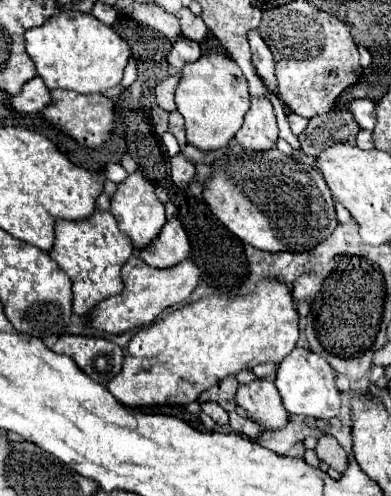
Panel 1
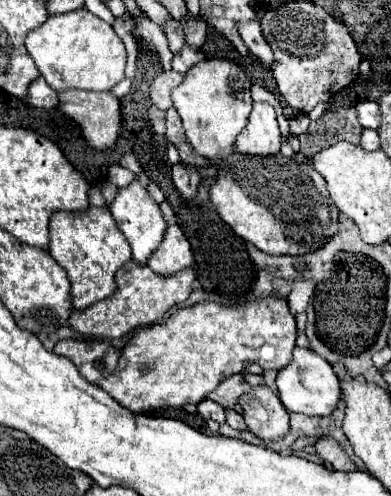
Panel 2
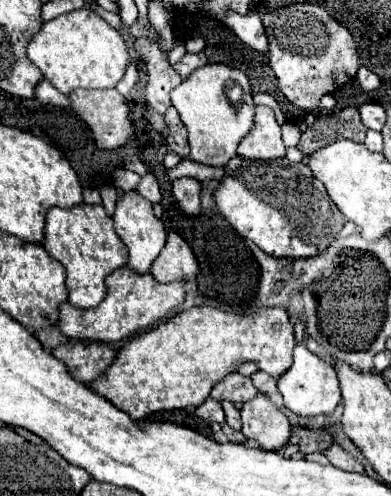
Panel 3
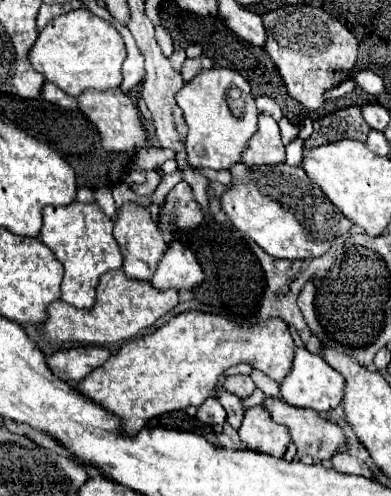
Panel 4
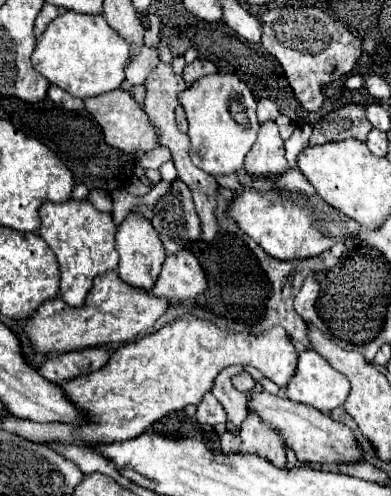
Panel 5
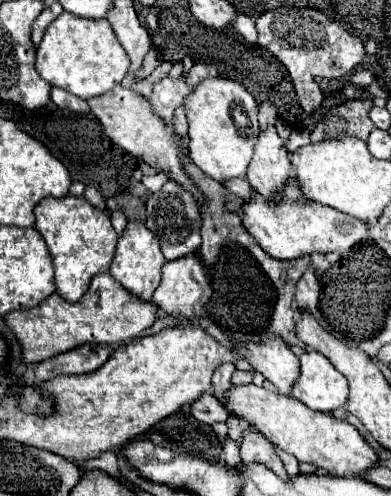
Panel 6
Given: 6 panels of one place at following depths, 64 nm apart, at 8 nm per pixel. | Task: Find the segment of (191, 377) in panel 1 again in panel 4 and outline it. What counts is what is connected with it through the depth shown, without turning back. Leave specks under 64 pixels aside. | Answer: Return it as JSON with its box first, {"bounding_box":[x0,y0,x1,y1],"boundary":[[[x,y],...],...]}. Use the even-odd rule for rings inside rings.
{"bounding_box":[74,310,294,436],"boundary":[[[190,310],[142,338],[122,344],[102,368],[76,382],[74,388],[104,410],[114,412],[120,418],[120,432],[132,436],[160,414],[200,406],[230,366],[250,364],[280,384],[292,370],[294,350],[294,340],[282,320],[242,328],[224,316]]]}

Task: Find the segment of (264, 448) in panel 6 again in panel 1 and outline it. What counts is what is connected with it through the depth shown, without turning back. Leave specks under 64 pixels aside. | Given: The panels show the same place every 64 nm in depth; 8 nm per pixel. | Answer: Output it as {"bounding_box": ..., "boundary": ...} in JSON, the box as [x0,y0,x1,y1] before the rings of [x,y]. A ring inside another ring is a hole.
{"bounding_box":[236,380,288,432],"boundary":[[[256,380],[252,384],[242,384],[240,392],[236,392],[236,402],[248,412],[252,422],[268,432],[280,430],[288,424],[288,412],[272,382]]]}

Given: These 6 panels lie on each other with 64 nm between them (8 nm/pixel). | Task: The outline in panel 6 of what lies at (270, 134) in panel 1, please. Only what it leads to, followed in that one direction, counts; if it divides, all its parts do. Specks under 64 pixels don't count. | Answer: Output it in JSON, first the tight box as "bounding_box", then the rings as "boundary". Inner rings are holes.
{"bounding_box":[246,126,292,200],"boundary":[[[268,126],[258,136],[246,178],[262,198],[272,200],[276,194],[284,190],[290,176],[292,164],[288,160],[284,142],[278,136],[276,128]]]}

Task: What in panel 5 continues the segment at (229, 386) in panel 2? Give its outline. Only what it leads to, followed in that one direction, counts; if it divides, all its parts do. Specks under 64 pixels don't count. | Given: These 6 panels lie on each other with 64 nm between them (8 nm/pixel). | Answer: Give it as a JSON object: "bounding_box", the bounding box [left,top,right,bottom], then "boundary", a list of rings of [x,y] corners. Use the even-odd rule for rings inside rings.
{"bounding_box":[232,372,254,392],"boundary":[[[240,372],[240,374],[232,376],[232,384],[234,384],[236,390],[240,390],[240,392],[248,392],[248,390],[254,388],[254,380],[252,380],[252,376],[246,374],[246,372]]]}

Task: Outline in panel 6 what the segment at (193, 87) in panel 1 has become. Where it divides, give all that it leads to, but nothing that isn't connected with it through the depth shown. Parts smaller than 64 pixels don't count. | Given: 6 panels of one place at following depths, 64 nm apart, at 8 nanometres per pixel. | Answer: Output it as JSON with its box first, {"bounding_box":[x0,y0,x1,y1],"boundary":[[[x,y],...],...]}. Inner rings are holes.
{"bounding_box":[184,78,258,184],"boundary":[[[208,78],[184,102],[190,124],[190,160],[210,178],[224,184],[232,178],[244,178],[258,140],[258,104],[252,94],[234,80]]]}

